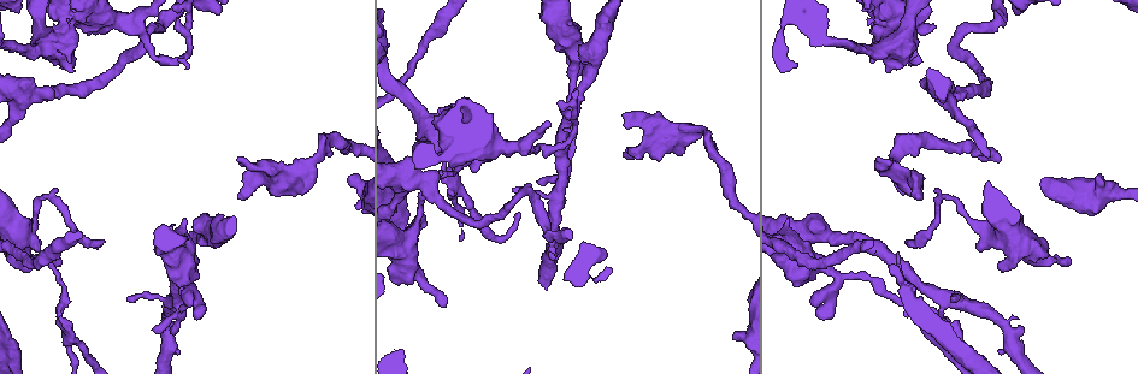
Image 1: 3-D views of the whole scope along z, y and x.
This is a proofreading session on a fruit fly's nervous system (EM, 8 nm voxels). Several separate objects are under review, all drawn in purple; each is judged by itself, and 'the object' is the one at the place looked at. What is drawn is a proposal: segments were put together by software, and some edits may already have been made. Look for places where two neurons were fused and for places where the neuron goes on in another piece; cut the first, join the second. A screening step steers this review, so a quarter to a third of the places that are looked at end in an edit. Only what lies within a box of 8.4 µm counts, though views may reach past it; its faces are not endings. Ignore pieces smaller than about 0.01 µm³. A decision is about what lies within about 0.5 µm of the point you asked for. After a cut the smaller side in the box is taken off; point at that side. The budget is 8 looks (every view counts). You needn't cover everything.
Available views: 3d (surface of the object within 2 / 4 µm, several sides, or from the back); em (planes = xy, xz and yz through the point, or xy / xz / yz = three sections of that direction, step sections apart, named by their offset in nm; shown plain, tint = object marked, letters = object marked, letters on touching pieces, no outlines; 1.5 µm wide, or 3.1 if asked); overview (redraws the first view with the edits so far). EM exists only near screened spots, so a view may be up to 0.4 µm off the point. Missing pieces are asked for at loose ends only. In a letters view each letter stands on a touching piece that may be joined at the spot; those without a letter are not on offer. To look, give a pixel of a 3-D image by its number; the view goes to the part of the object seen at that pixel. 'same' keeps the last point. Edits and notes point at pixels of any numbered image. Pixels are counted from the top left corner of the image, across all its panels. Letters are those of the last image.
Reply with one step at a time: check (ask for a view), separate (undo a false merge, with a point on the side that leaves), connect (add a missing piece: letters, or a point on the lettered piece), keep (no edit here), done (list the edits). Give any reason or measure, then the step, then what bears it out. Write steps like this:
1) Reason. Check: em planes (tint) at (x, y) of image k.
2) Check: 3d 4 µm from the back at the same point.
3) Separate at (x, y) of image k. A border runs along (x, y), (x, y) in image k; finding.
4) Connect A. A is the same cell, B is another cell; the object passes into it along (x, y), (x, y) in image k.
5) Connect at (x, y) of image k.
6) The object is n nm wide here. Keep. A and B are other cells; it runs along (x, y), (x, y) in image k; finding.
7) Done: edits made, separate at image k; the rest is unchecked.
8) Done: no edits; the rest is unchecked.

Thin neck. Check: em planes (letters) at (442, 164) of image 1.

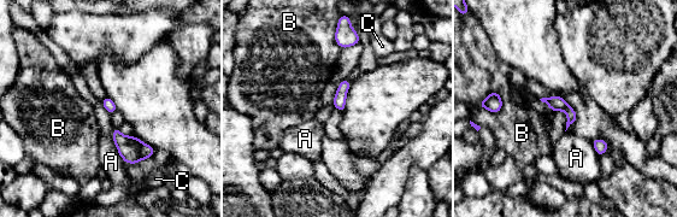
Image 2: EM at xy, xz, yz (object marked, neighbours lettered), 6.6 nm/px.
Keep. A, B and C are other cells; a border runs along (502, 100), (496, 112), (477, 106) in image 2; one neuron here.

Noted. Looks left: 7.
An open end. Check: em yz step 8 (tint) at (241, 200) of image 1.

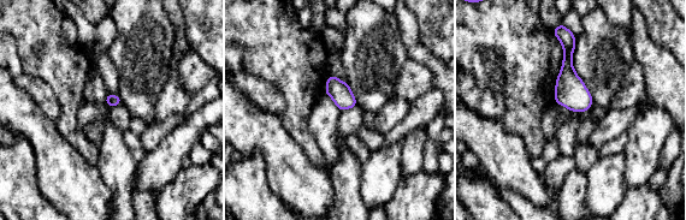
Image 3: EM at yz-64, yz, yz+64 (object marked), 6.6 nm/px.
Another direction. Check: em planes (letters) at the same point.

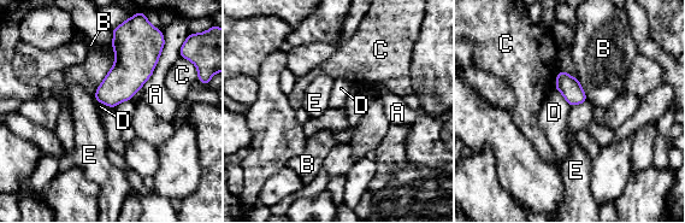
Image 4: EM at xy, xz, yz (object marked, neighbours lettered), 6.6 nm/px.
Keep. A, B, C, D and E are other cells; a border runs along (555, 88), (571, 106) in image 4; none of them fits.

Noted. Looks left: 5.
Abrupt turn. Check: 3d 2 µm at (1000, 18) of image 1.

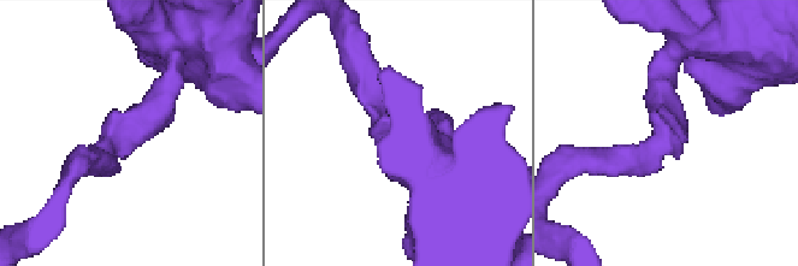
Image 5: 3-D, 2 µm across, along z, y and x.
Check: em yz step 8 (tint) at (114, 137) of image 5.

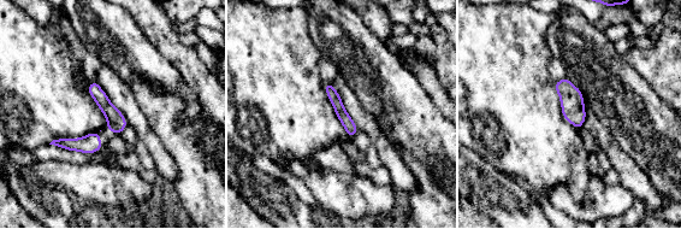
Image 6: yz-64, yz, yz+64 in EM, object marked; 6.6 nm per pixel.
Another direction. Check: em planes (letters) at the same point.

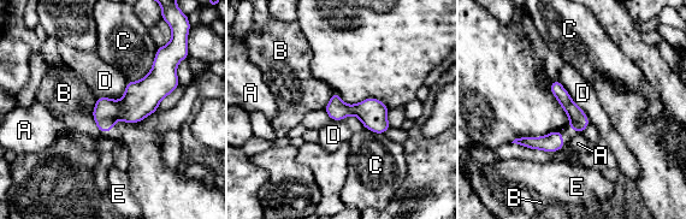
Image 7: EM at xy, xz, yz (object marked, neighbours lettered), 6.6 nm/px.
The object is 130 nm wide here. Keep. A, B, C, D and E are other cells; it runs along (554, 84), (574, 112), (579, 129) in image 7; one neuron here.

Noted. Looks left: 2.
Done: no edits; the rest is unchecked.

